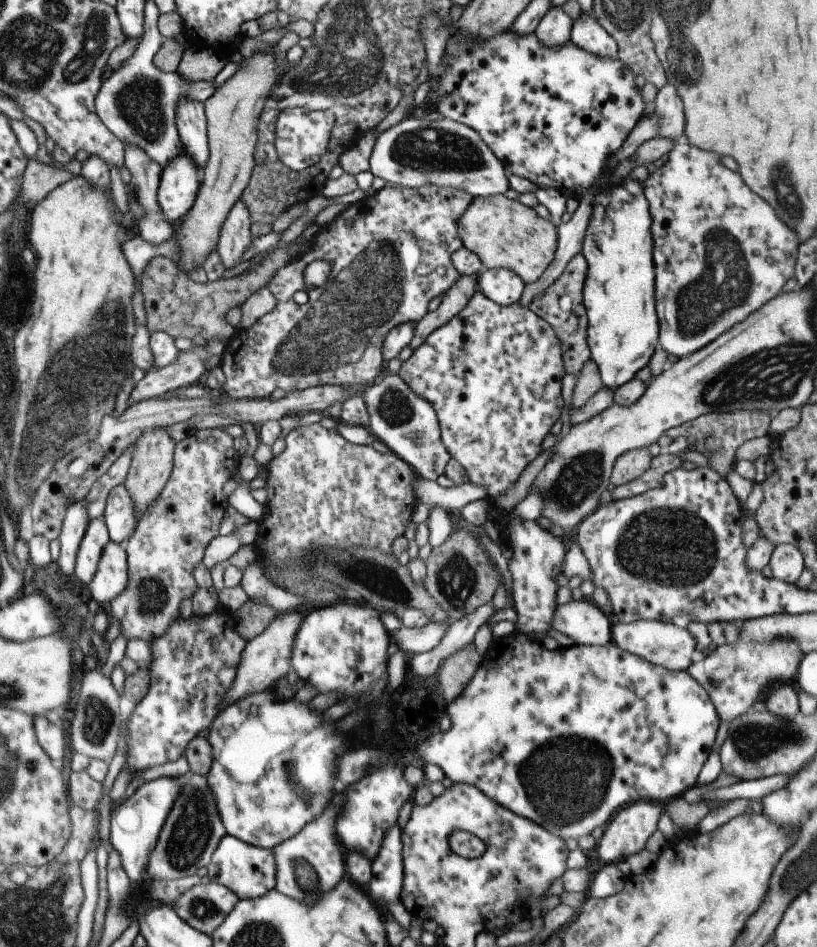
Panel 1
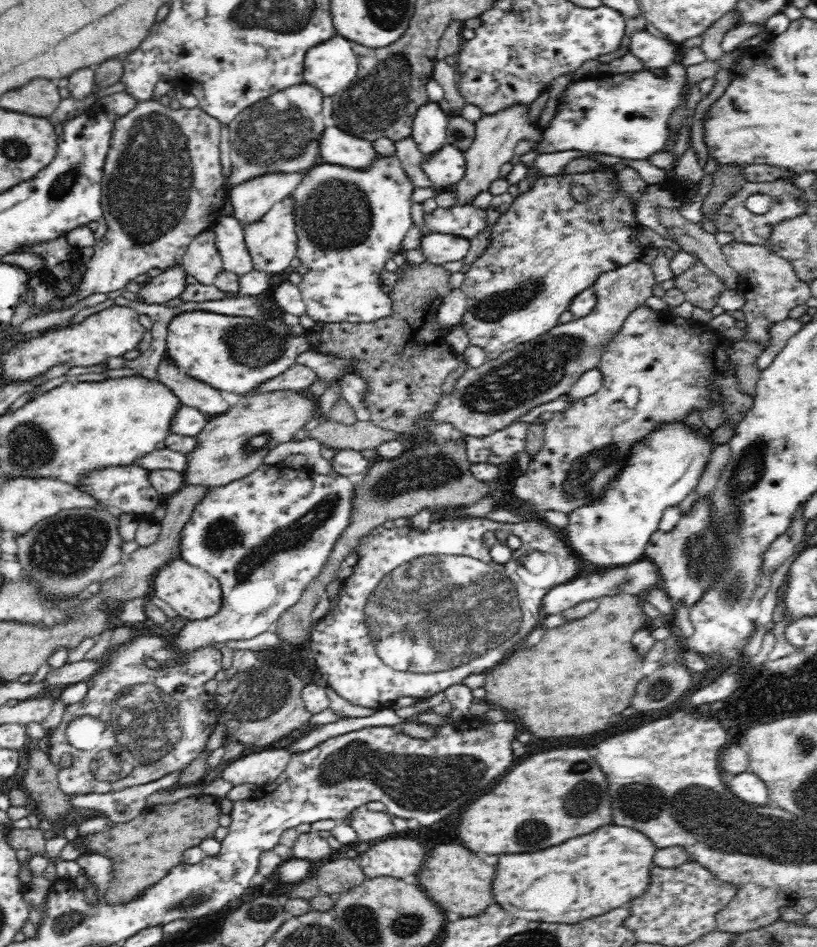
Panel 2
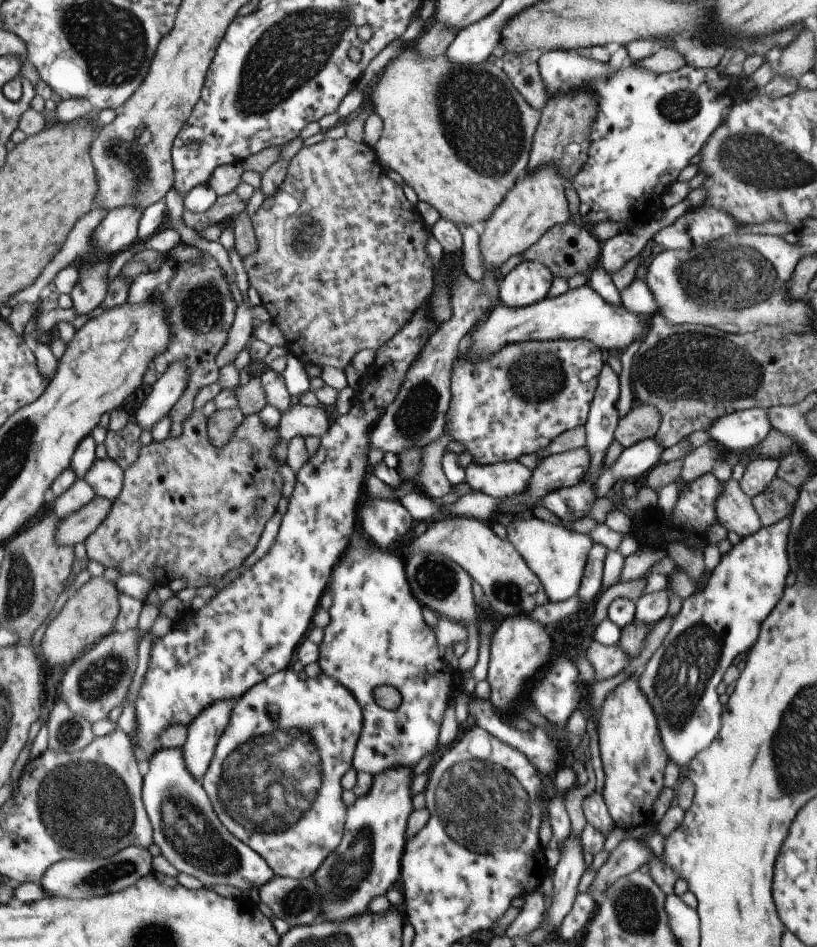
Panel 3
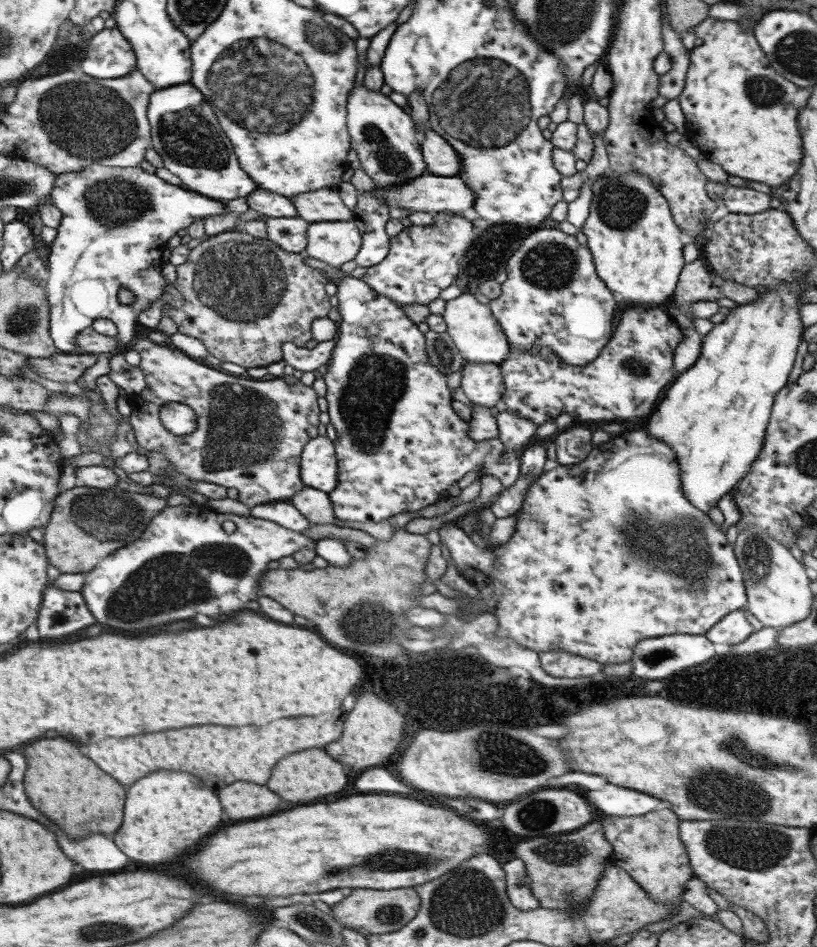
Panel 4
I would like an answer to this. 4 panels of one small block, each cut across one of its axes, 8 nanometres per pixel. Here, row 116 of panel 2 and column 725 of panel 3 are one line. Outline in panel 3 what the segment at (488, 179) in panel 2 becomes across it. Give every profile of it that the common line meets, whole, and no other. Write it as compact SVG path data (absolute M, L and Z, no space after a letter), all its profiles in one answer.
M729 478L722 482L723 492L715 498L715 516L717 523L726 531L734 532L745 538L762 527L759 516L755 513L750 499L741 492L738 482Z

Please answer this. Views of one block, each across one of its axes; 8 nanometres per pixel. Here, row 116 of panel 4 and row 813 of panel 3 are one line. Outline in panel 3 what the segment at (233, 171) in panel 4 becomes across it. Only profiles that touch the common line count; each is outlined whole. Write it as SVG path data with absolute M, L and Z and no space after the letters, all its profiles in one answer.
M161 748L149 758L147 774L142 777L141 800L152 829L152 844L155 844L161 851L161 856L169 861L169 864L178 873L185 873L193 876L201 882L203 887L224 884L238 888L243 894L250 889L259 889L265 882L268 882L274 875L269 866L251 848L242 844L223 828L219 818L215 816L212 802L209 802L200 782L189 776L183 754L179 748Z

